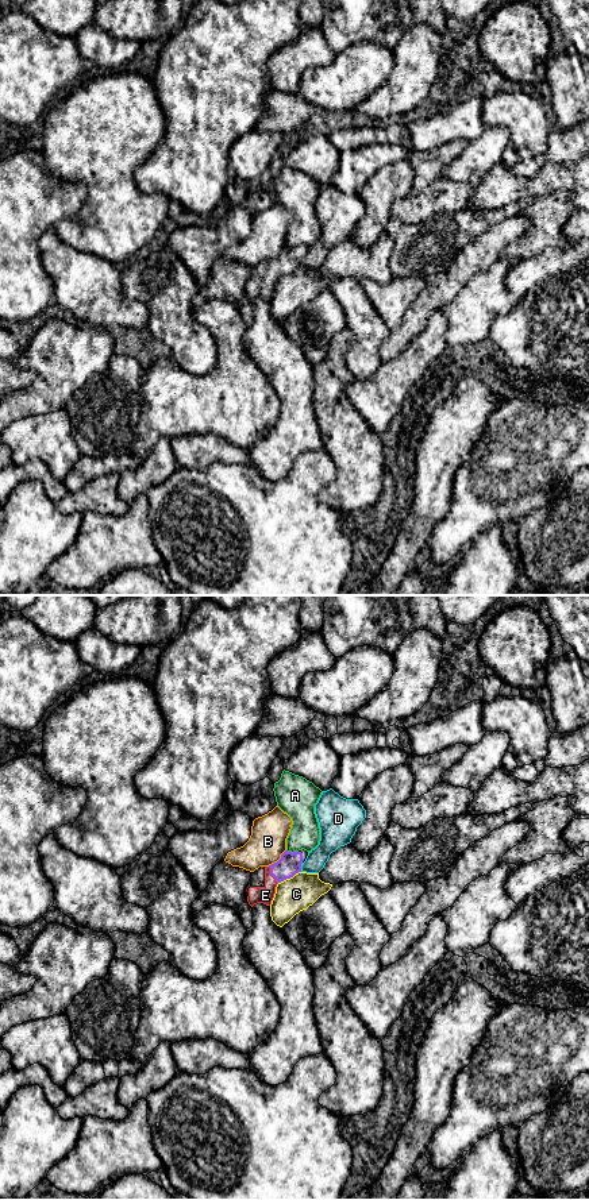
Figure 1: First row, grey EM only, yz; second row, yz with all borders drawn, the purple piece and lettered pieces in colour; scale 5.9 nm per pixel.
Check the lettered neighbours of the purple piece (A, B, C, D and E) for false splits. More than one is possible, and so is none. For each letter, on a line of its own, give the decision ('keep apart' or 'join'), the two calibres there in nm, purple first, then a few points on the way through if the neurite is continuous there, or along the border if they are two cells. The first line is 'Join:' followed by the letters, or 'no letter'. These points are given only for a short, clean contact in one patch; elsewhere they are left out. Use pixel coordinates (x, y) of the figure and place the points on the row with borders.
Join: E
A: keep apart; 140 nm thick on the purple side, 180 nm on the other
B: keep apart; 140 nm thick on the purple side, 220 nm on the other
C: keep apart; 140 nm thick on the purple side, 200 nm on the other
D: keep apart; 140 nm thick on the purple side, 140 nm on the other
E: join; 140 nm thick on the purple side, 100 nm on the other; runs through yz (289, 864), (272, 875), (270, 887), (265, 895)

